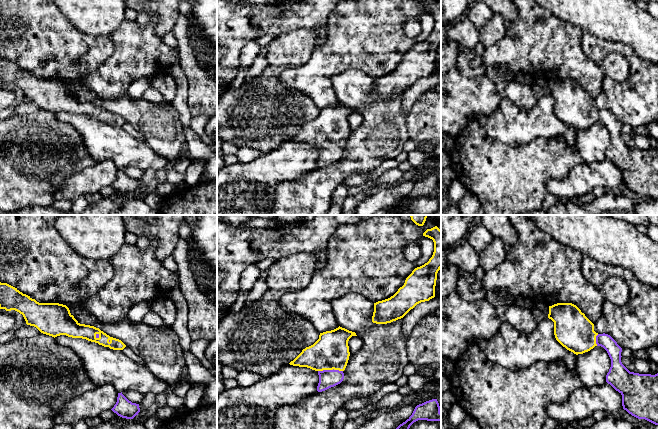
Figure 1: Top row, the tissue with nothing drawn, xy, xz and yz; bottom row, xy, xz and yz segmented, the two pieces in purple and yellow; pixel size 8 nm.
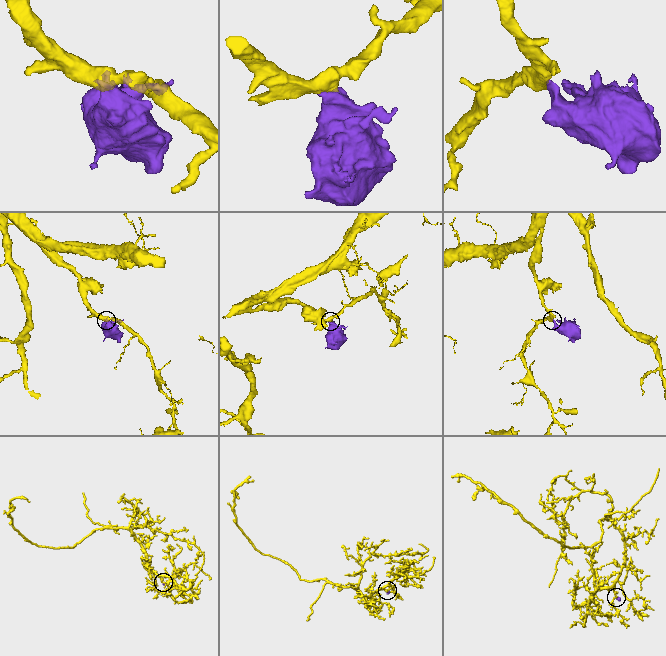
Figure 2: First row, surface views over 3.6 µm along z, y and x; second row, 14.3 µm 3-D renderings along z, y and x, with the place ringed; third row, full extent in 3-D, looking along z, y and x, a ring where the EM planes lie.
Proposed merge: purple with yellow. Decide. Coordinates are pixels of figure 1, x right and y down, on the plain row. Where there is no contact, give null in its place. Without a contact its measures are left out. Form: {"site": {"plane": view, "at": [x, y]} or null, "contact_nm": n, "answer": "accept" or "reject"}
{"site": {"plane": "xz", "at": [330, 146]}, "contact_nm": 200, "answer": "accept"}

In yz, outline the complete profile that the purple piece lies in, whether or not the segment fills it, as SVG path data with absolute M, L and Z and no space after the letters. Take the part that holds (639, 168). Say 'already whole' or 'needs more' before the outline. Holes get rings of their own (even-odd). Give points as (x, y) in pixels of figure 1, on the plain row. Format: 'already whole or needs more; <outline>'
needs more; M557 79L549 82L548 94L554 98L556 116L574 130L583 130L595 122L603 123L611 135L611 143L606 151L606 158L622 171L623 185L638 195L645 195L658 201L658 149L651 151L630 148L621 138L622 124L610 111L596 109L594 100L576 81Z

